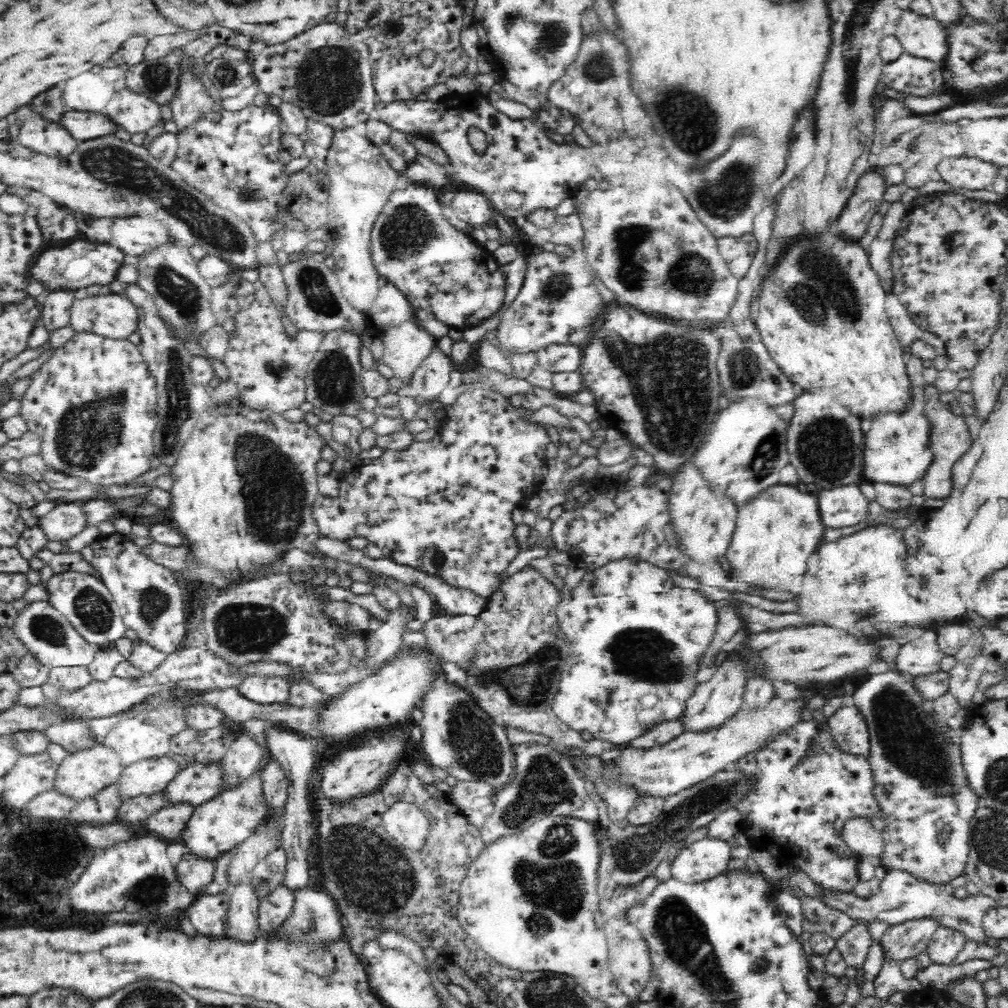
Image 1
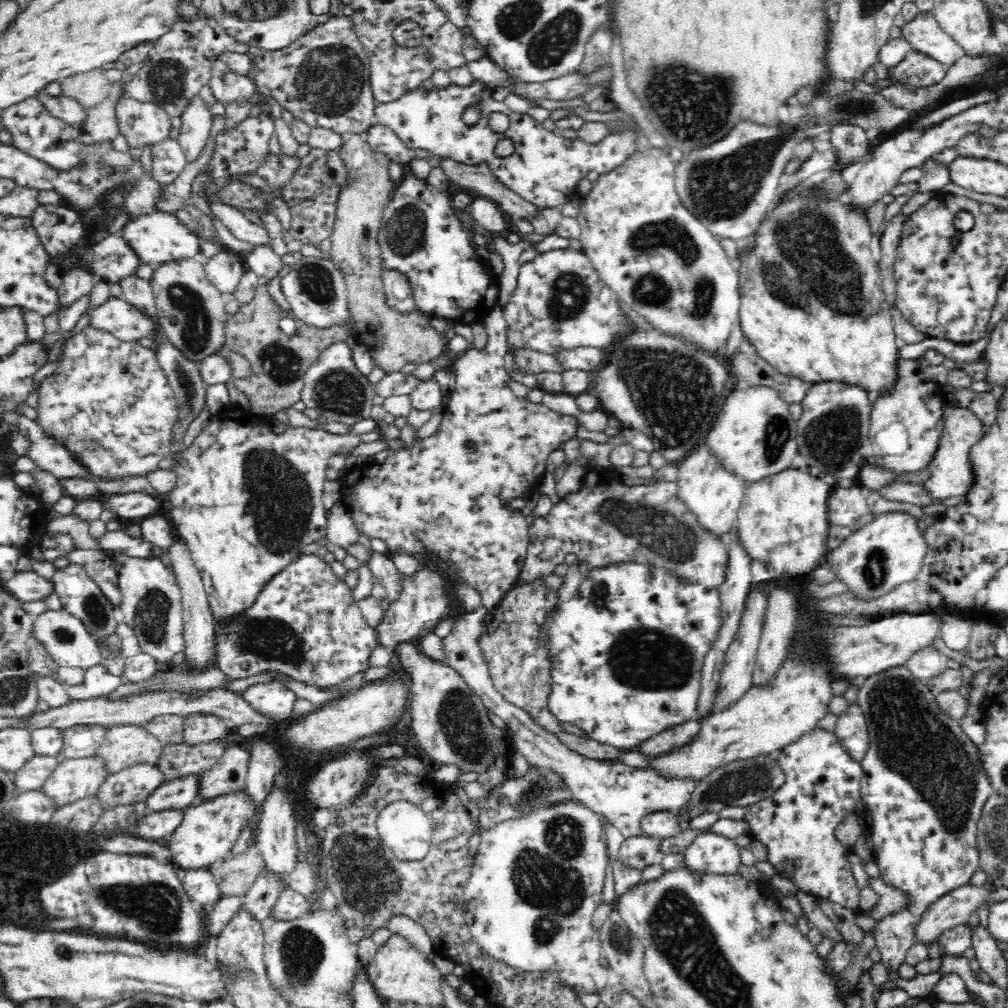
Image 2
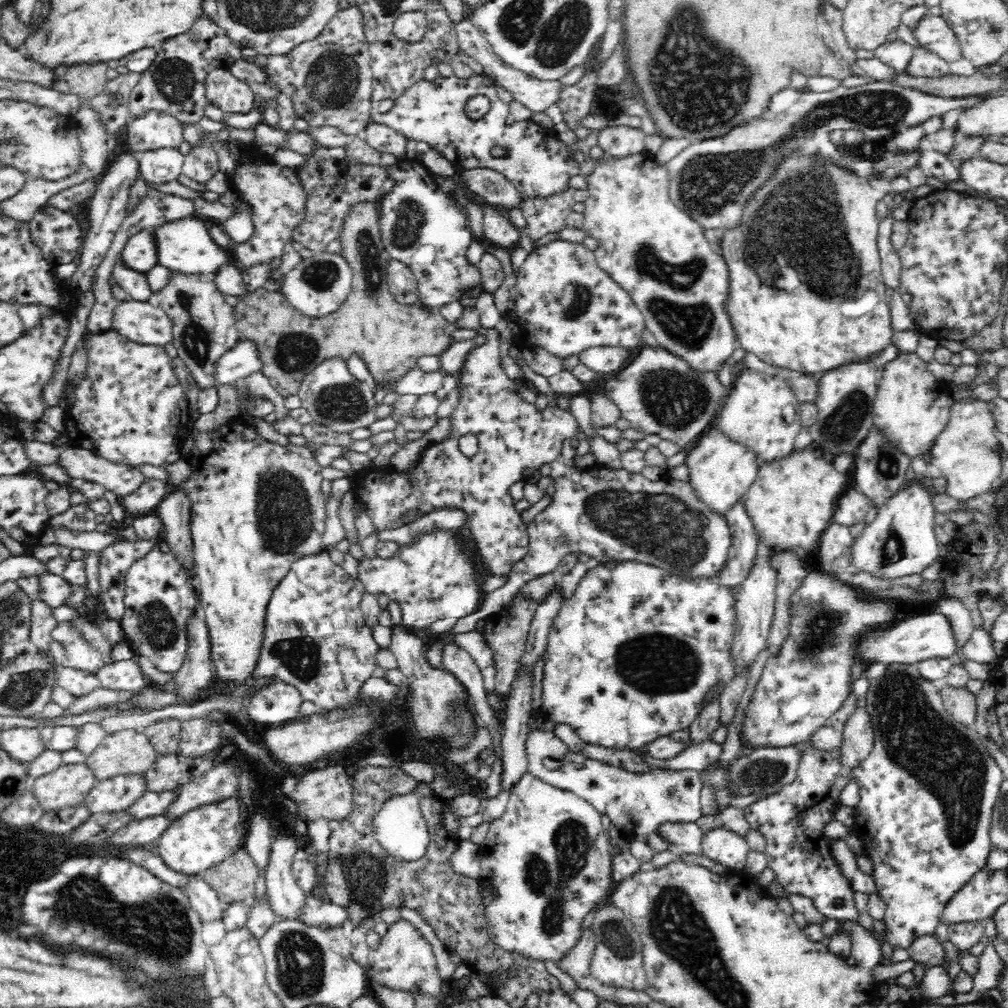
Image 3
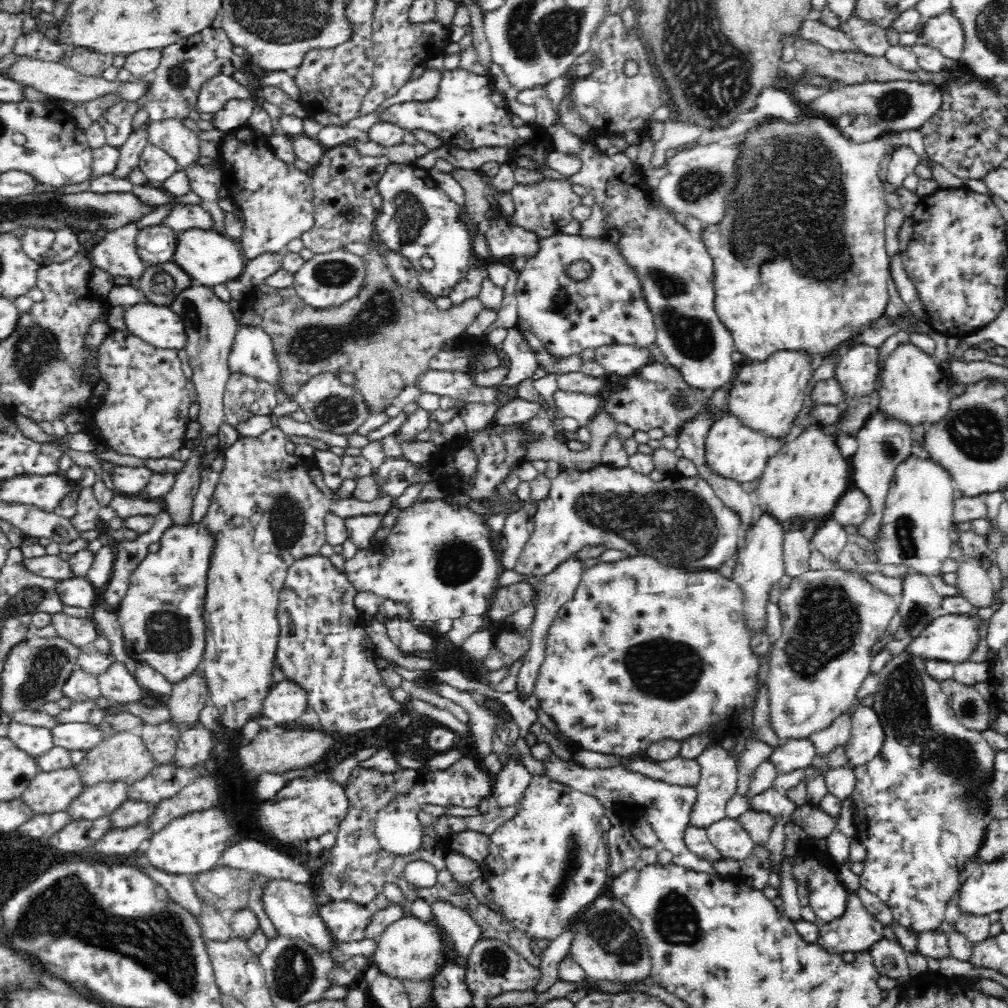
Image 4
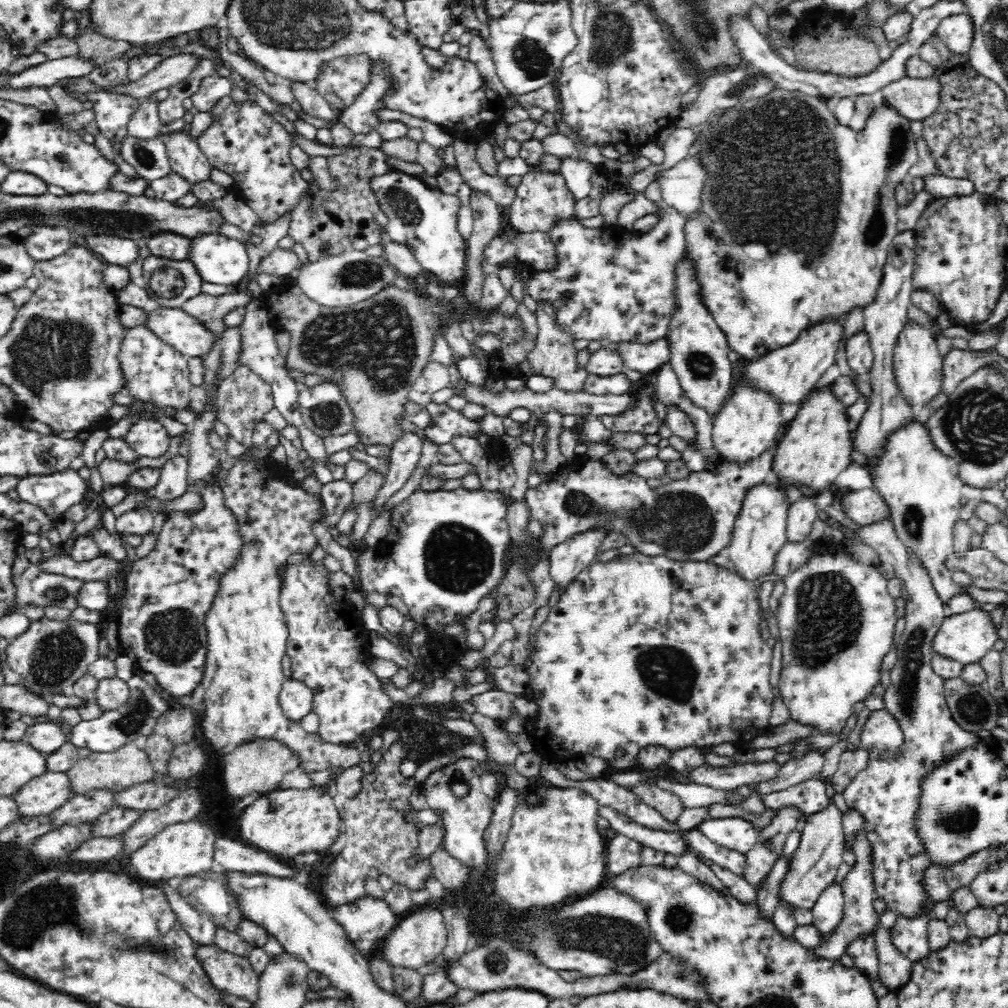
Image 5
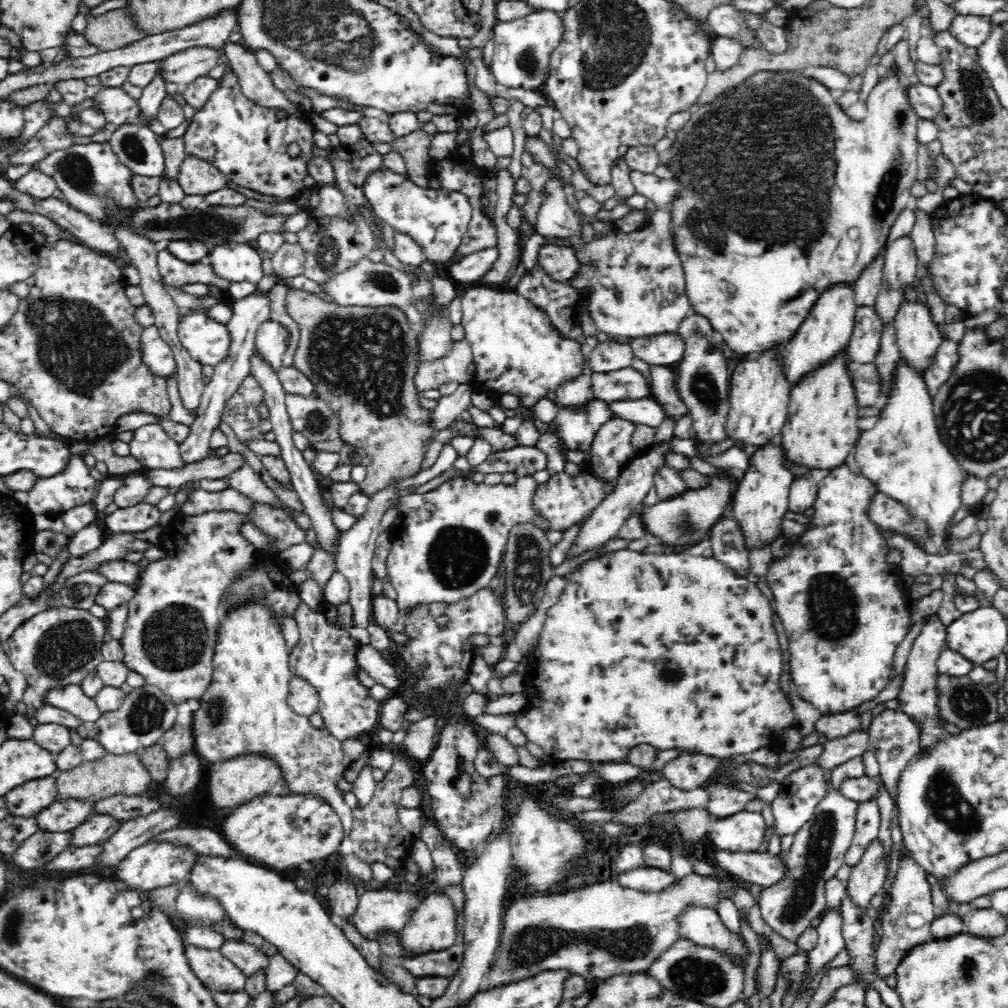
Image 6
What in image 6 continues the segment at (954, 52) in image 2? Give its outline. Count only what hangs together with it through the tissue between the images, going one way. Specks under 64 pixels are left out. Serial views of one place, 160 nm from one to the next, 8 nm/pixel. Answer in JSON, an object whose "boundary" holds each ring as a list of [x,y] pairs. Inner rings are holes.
{"boundary":[[[956,16],[952,18],[952,24],[947,29],[948,32],[964,46],[973,47],[974,49],[984,42],[984,39],[993,32],[990,25],[990,18],[986,16]]]}

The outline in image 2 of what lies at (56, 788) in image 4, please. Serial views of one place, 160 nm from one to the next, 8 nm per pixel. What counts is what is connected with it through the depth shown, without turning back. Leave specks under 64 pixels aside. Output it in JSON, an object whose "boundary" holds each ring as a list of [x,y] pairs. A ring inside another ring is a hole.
{"boundary":[[[100,755],[63,761],[42,786],[44,793],[60,806],[96,795],[109,775],[109,766]]]}

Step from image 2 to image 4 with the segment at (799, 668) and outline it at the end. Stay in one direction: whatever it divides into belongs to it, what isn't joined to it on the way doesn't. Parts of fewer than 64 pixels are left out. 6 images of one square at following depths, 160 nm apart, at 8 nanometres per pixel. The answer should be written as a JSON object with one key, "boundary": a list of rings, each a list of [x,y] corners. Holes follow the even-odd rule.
{"boundary":[[[808,570],[784,589],[778,606],[782,613],[782,634],[769,654],[766,696],[770,704],[770,724],[780,743],[802,740],[814,732],[828,728],[839,714],[854,702],[864,679],[870,674],[870,656],[874,642],[886,632],[898,611],[892,596],[870,584],[861,573],[846,570]]]}

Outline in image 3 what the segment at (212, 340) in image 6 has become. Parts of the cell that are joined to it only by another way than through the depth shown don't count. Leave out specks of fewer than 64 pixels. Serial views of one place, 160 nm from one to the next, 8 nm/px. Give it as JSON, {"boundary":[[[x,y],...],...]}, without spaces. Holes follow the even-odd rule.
{"boundary":[[[119,301],[114,307],[111,328],[129,341],[164,346],[172,340],[172,323],[151,302]]]}

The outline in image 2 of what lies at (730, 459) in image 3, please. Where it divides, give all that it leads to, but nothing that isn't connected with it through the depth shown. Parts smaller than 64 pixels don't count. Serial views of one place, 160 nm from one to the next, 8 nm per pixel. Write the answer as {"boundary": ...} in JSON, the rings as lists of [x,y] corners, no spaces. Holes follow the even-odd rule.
{"boundary":[[[704,444],[699,445],[682,461],[678,461],[676,466],[678,474],[675,482],[678,486],[678,499],[695,516],[697,524],[708,535],[718,540],[725,540],[735,529],[735,522],[747,489],[746,483],[726,473]]]}

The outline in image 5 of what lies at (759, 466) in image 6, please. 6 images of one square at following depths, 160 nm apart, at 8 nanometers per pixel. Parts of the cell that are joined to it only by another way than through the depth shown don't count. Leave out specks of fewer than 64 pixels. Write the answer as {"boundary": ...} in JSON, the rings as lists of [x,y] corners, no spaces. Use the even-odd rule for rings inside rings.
{"boundary":[[[778,482],[754,488],[744,502],[743,512],[735,522],[735,532],[727,547],[732,570],[737,576],[752,583],[764,576],[774,575],[776,554],[786,544],[787,511],[789,508],[785,490],[780,491]]]}

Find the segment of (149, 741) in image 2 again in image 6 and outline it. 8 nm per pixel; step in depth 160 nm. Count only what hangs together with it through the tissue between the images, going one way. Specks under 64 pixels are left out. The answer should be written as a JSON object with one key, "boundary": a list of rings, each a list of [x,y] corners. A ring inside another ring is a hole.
{"boundary":[[[140,752],[133,754],[107,753],[98,760],[92,760],[92,762],[83,760],[77,768],[70,771],[60,771],[56,774],[56,787],[58,787],[58,793],[60,793],[62,800],[92,797],[92,799],[99,801],[115,794],[142,794],[146,792],[147,786],[150,784],[154,784],[154,780],[152,780],[148,768],[143,764]]]}

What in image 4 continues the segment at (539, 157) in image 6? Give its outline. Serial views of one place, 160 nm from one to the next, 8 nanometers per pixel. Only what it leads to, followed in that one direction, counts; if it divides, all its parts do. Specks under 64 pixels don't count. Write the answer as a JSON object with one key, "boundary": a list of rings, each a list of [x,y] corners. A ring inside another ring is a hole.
{"boundary":[[[558,234],[539,240],[536,254],[527,259],[524,268],[517,276],[516,302],[518,316],[517,324],[532,332],[534,336],[554,356],[566,358],[576,356],[586,348],[598,348],[608,345],[630,345],[647,348],[655,342],[653,316],[641,296],[641,286],[637,282],[632,269],[621,260],[617,254],[617,243],[611,243],[599,238],[584,238],[580,234]],[[586,260],[592,266],[592,272],[584,280],[572,280],[566,270],[570,264]]]}

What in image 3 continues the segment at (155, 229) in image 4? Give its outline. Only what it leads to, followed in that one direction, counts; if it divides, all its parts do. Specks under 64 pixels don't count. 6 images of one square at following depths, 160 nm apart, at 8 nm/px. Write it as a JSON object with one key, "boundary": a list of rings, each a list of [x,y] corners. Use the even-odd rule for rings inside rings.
{"boundary":[[[142,230],[128,239],[120,253],[121,263],[134,273],[145,275],[157,264],[151,231]]]}

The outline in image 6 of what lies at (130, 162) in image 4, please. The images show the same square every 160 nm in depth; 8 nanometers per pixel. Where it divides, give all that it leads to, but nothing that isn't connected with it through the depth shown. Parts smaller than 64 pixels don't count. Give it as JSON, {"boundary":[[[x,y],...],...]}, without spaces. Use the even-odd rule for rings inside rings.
{"boundary":[[[160,72],[154,77],[154,80],[143,88],[141,97],[137,100],[137,119],[138,124],[144,128],[150,128],[152,122],[157,118],[160,106],[164,98],[168,96],[165,83],[160,77]]]}

